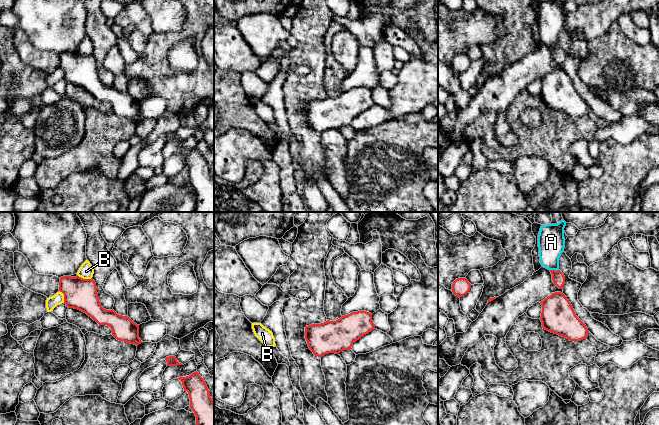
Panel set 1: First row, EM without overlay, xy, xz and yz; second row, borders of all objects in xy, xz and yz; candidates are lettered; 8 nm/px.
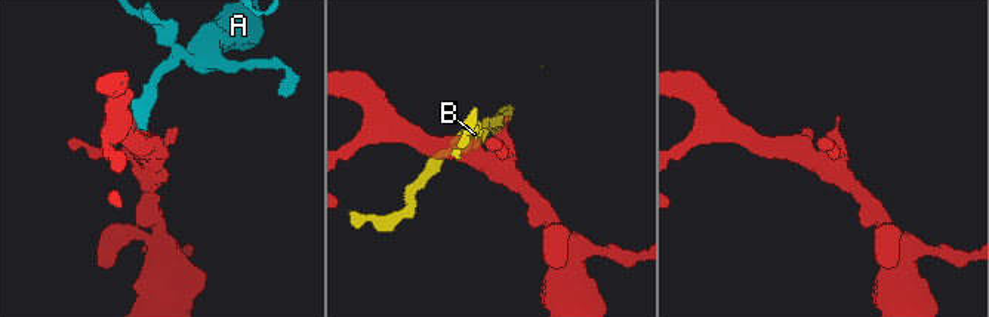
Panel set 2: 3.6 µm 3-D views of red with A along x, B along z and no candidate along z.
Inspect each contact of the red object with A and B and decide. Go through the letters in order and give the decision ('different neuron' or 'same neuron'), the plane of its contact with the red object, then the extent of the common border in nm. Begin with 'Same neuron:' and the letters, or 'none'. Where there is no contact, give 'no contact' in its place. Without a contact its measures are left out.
Same neuron: A
A: same neuron | yz | 70 nm
B: different neuron | xy | 110 nm

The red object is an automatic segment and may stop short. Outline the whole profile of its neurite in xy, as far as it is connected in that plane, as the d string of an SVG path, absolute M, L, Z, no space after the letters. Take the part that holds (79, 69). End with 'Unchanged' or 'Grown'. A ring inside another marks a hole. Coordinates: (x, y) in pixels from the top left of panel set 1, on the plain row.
M63 52L60 54L59 67L64 70L64 80L68 84L78 85L86 89L99 101L107 101L112 106L112 111L119 117L124 117L138 122L142 119L139 114L139 101L134 99L129 93L117 90L113 85L104 85L99 77L97 63L95 57L91 55L83 55L79 52Z. Unchanged

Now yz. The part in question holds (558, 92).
M552 69L540 79L542 81L540 96L543 105L570 117L586 115L588 104L576 92L571 79L563 69Z. Unchanged

